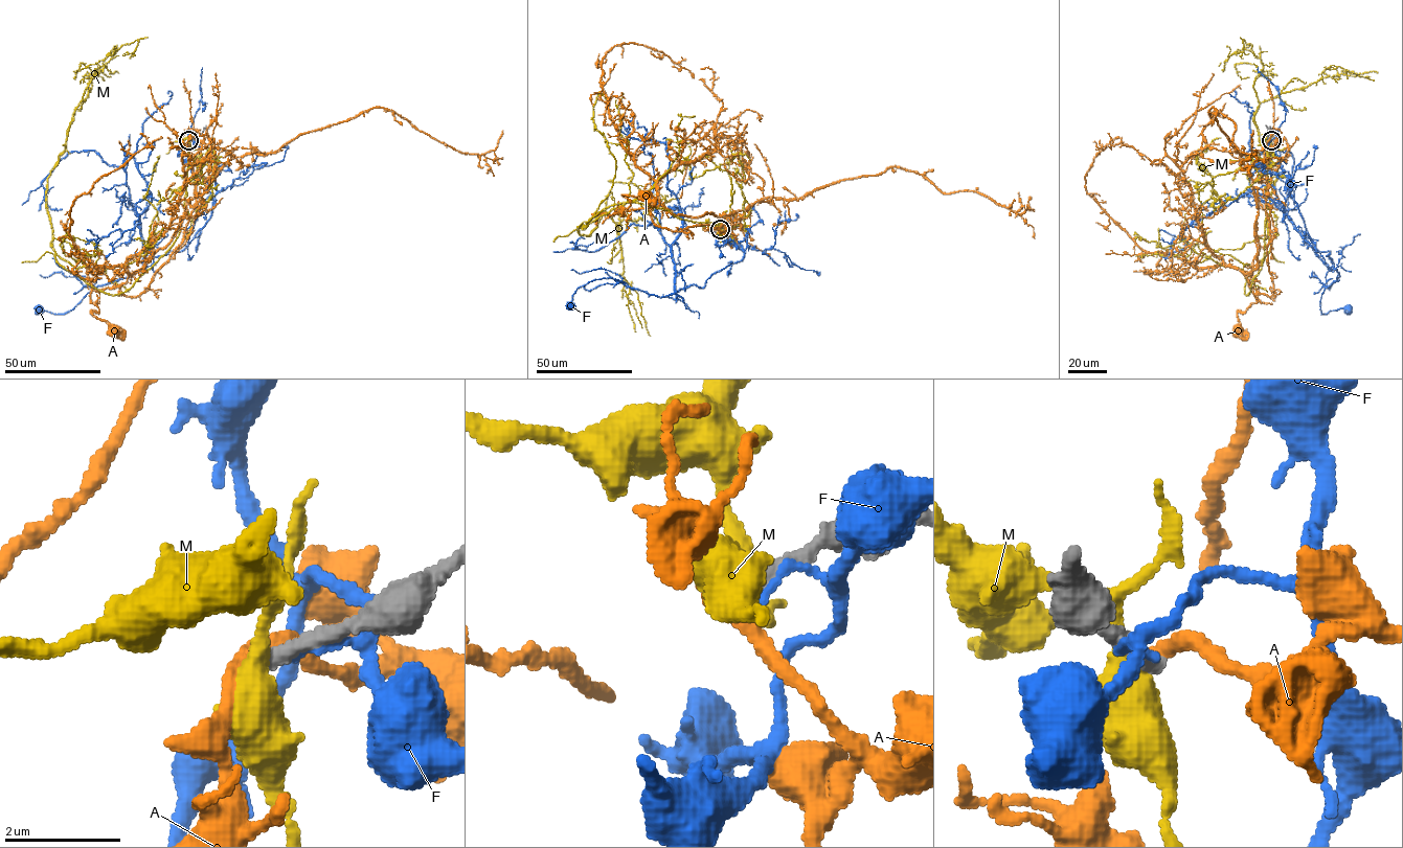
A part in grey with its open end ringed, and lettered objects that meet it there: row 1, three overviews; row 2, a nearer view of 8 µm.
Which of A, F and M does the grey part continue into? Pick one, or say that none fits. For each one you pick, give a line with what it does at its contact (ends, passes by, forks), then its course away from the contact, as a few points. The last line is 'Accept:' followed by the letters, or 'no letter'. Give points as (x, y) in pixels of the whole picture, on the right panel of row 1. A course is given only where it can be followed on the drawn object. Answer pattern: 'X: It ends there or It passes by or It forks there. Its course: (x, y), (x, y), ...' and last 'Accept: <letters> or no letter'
Accept: no letter

